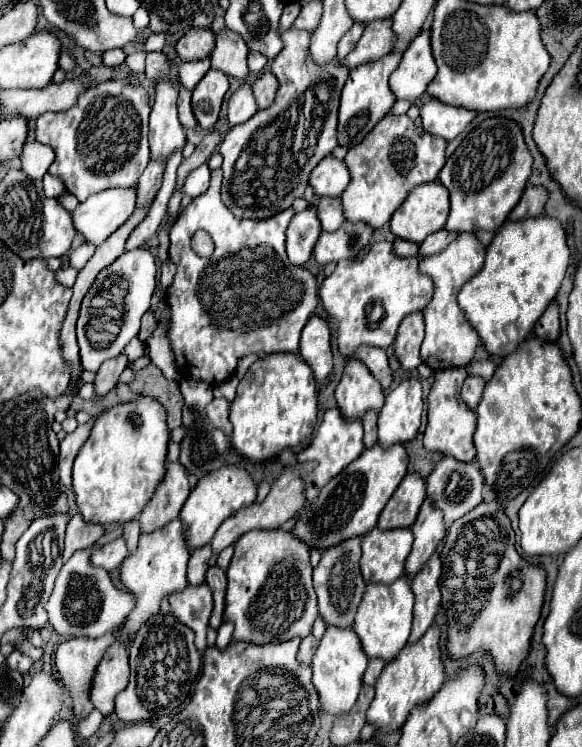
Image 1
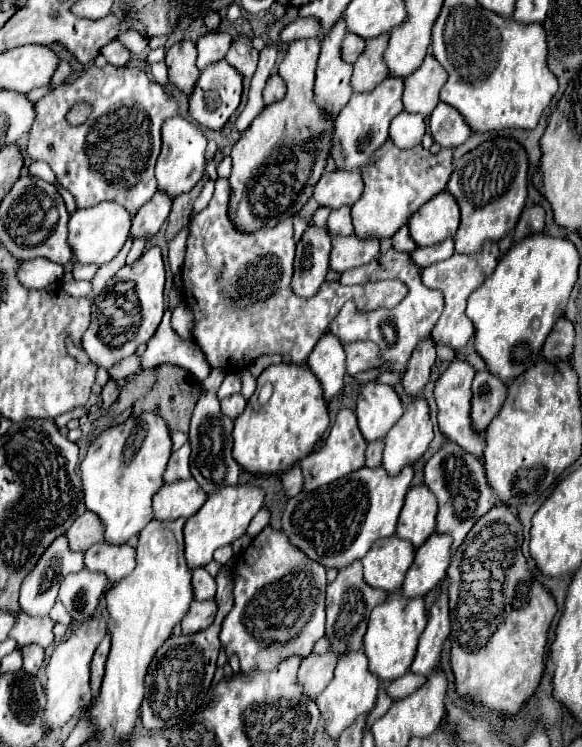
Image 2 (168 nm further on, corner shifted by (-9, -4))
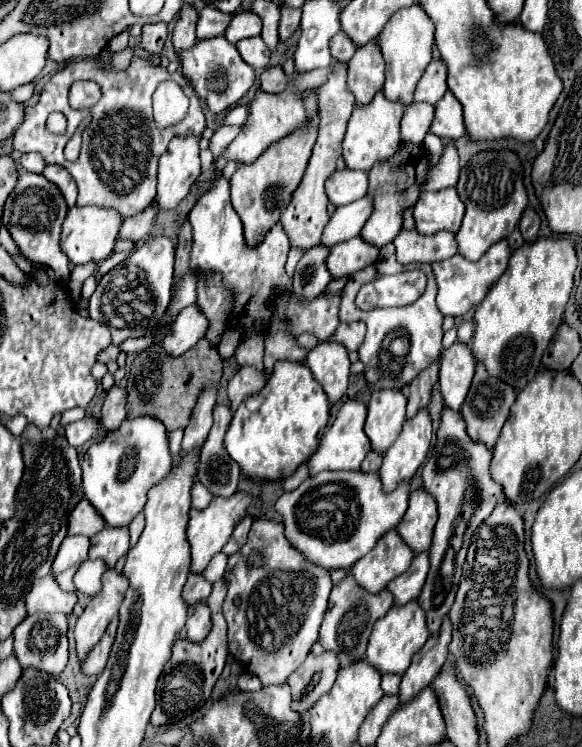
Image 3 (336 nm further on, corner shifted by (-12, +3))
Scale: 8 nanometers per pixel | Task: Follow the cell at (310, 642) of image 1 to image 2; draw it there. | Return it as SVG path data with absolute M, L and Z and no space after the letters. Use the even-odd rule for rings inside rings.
M331 650L327 654L309 654L307 658L301 660L301 670L299 670L299 684L305 692L305 696L309 698L317 698L317 694L321 694L327 684L333 678L333 670L337 664L339 656L333 654Z

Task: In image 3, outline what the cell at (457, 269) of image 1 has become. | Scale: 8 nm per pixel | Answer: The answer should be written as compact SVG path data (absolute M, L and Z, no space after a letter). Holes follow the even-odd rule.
M506 239L498 241L496 245L492 245L484 257L480 261L468 261L466 257L462 257L460 253L456 253L454 257L450 259L444 259L444 261L436 261L432 263L432 271L434 271L434 277L436 277L436 283L438 283L438 309L442 311L444 317L454 317L454 319L460 319L464 317L470 309L476 309L482 299L486 297L486 291L488 287L504 273L506 265L508 265L508 257L510 257L510 247L506 243Z

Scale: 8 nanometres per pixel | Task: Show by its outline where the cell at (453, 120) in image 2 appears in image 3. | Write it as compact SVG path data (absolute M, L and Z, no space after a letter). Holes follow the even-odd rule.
M446 91L446 95L436 103L436 115L430 133L438 135L440 139L452 139L452 141L466 135L462 105L450 91Z

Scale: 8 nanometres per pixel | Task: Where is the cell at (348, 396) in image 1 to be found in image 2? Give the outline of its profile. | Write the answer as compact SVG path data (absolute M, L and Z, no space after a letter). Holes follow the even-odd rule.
M369 382L361 388L359 400L357 400L357 418L361 434L367 442L383 440L387 432L393 428L393 424L403 414L403 404L393 390L393 386Z

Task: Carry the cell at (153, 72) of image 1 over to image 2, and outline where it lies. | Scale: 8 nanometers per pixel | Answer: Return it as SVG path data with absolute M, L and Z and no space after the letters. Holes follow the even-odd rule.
M181 40L173 44L165 56L165 62L169 66L169 82L179 86L179 90L185 94L191 94L199 78L199 68L195 66L195 60L197 60L197 50L195 42L191 40Z

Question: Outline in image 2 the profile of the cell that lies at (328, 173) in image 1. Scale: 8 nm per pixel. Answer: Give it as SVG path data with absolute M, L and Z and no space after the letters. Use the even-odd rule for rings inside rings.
M335 170L331 174L323 174L313 190L313 198L327 208L353 206L363 192L363 180L359 170Z

